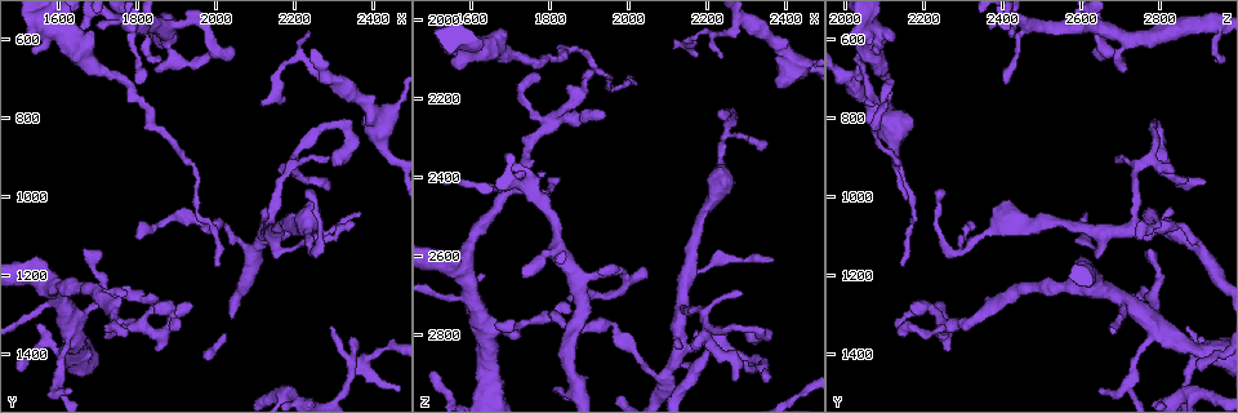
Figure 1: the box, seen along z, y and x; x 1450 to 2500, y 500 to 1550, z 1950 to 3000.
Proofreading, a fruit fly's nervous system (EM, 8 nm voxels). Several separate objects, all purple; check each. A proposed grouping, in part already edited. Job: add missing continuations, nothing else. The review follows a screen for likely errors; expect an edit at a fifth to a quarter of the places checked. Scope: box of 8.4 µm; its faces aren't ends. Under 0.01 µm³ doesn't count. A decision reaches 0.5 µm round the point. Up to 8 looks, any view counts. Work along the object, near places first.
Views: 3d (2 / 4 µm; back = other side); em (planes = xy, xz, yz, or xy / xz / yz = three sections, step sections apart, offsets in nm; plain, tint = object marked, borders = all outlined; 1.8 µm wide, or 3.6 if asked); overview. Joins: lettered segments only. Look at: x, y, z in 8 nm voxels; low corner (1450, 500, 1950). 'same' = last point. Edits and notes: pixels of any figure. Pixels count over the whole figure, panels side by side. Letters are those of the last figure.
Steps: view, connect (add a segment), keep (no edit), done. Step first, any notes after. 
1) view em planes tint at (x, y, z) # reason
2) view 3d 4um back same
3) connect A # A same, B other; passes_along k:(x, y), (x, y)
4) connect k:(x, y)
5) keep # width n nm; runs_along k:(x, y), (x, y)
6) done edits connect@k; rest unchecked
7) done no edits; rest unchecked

view 3d 2um at (1560, 595, 2120) # an open end

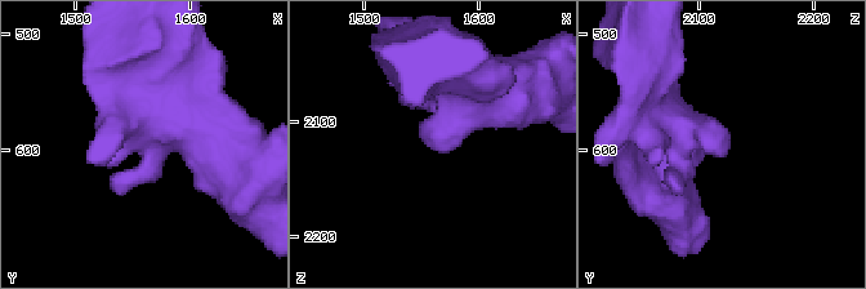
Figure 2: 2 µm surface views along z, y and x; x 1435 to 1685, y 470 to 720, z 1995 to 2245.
view em yz step 4 borders at (1556, 600, 2118)

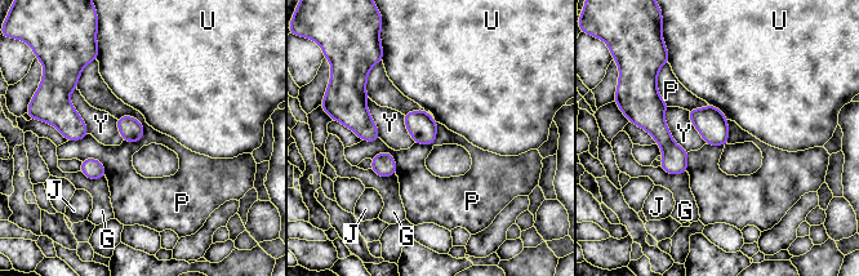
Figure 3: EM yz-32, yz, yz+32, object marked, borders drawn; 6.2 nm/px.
view em xy step 8 borders same # cut it another way

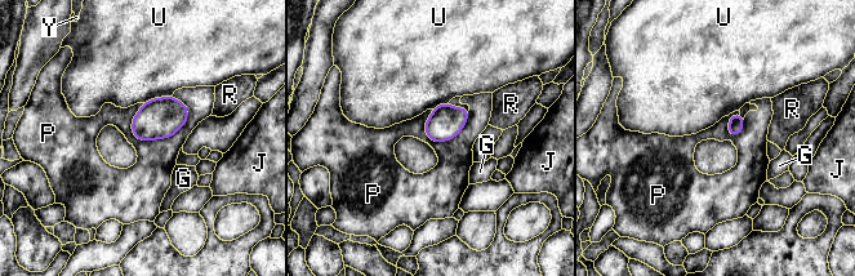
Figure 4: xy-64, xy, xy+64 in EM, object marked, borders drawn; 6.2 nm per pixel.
keep # G other, J other, P other, R other, U other, Y other; border 4:(187, 106), (169, 137), (130, 130); no lettered segment goes on from it

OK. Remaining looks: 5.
view 3d 2um at (2000, 1170, 2140) # tapers out

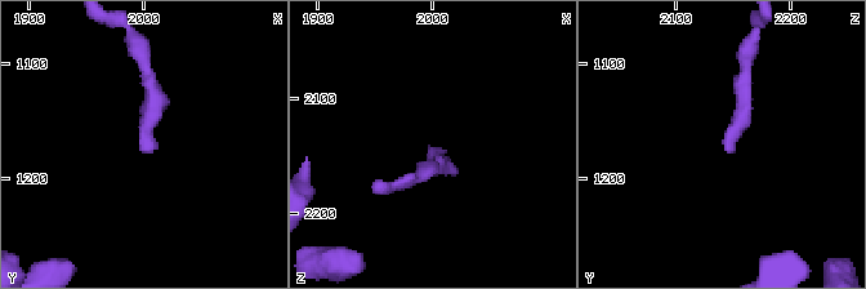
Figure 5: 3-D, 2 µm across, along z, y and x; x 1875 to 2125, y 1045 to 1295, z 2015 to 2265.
view em xy step 16 tint at (1998, 1176, 2142) # now the EM

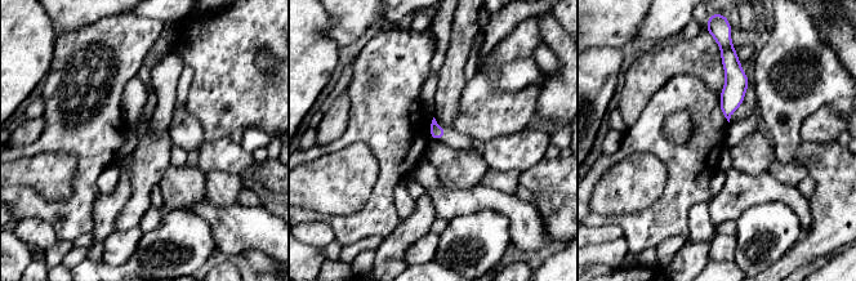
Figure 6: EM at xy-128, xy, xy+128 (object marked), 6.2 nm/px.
view em planes borders same # another direction

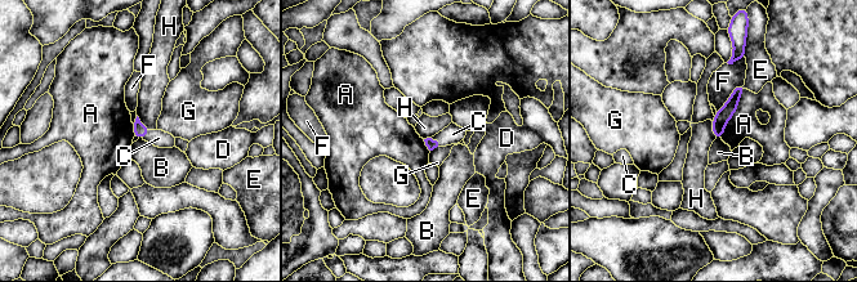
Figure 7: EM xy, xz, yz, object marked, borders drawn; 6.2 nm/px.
connect C # A other, B other, C same, D other, E other, F other, G other, H other; passes_along 7:(429, 142), (436, 140), (452, 134); the cell continues

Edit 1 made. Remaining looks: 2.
done edits connect@7; rest unchecked

